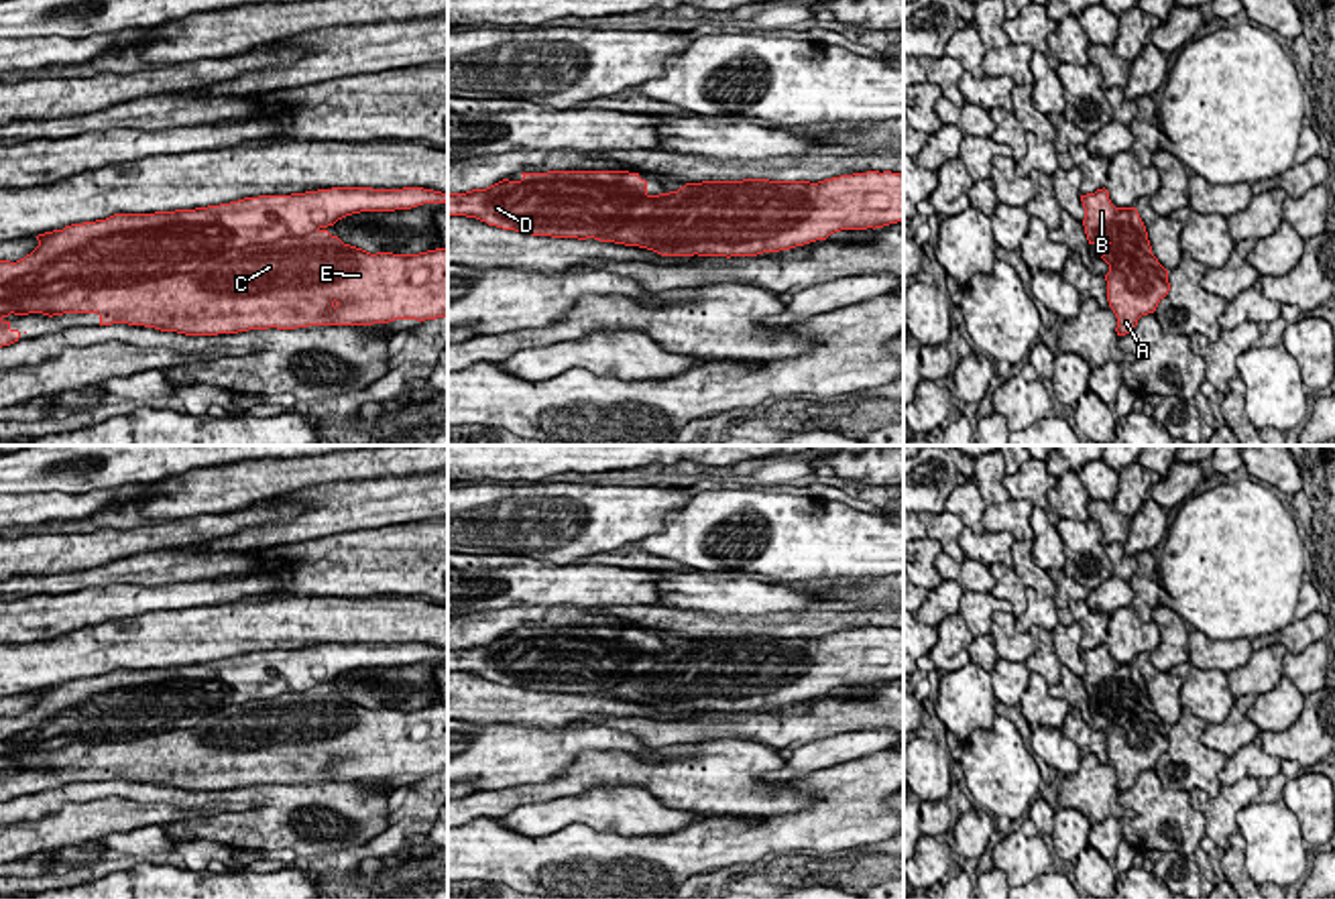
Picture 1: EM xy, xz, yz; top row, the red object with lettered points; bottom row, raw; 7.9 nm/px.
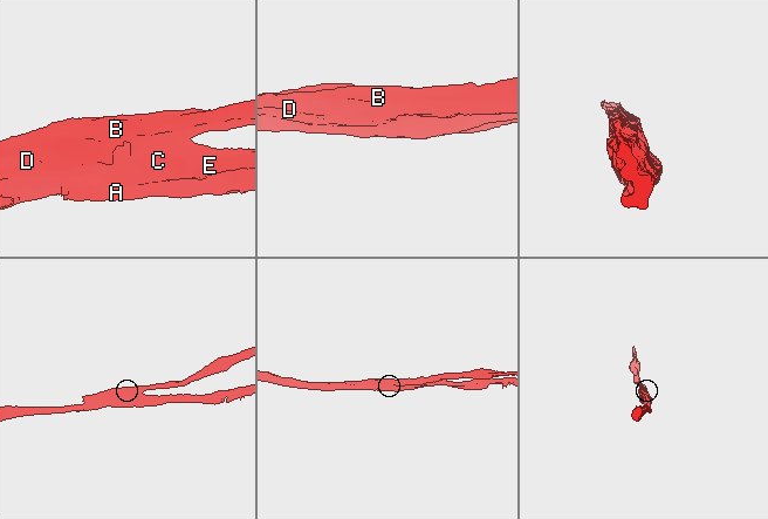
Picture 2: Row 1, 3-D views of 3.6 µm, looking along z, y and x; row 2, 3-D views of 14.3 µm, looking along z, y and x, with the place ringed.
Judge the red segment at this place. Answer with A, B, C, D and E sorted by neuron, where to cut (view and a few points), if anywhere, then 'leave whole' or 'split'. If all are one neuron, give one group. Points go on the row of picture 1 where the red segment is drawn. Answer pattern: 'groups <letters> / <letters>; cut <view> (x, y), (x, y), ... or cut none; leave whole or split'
groups A C E / B D; cut xy (318, 228), (228, 247), (194, 269), (165, 277), (1, 300); split

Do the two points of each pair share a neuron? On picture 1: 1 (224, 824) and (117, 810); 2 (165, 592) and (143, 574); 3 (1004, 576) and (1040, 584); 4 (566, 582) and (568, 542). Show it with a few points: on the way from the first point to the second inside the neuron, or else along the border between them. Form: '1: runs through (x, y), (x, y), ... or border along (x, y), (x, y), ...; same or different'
1: border along (196, 816), (161, 824); different
2: border along (204, 578), (171, 584), (108, 586); different
3: border along (1012, 566), (1026, 588); different
4: border along (519, 556), (556, 564), (589, 560); different

